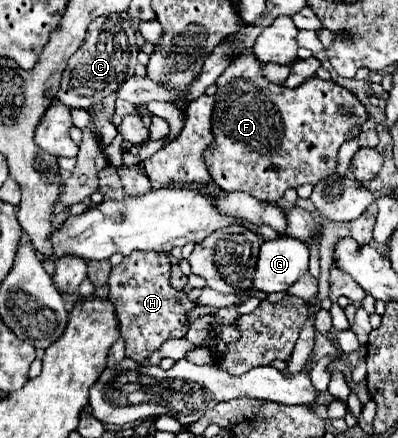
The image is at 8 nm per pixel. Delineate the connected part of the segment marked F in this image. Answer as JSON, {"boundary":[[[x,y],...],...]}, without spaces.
{"boundary":[[[247,49],[241,54],[241,60],[233,62],[233,68],[227,68],[225,72],[217,78],[217,92],[215,92],[215,108],[213,108],[213,142],[209,148],[205,148],[205,166],[213,178],[215,184],[219,184],[223,190],[241,190],[241,192],[247,192],[259,200],[273,200],[277,202],[287,188],[299,188],[301,184],[317,184],[321,180],[325,180],[327,176],[331,176],[335,172],[335,164],[337,164],[337,152],[339,152],[339,146],[351,138],[351,130],[357,126],[357,134],[359,134],[359,128],[361,124],[367,120],[367,110],[365,106],[345,88],[337,86],[335,82],[325,82],[317,76],[309,78],[307,82],[303,82],[301,86],[297,88],[287,88],[287,86],[277,86],[277,84],[269,84],[263,76],[261,76],[261,65],[252,49]]]}

